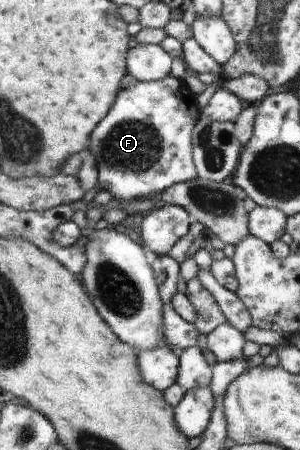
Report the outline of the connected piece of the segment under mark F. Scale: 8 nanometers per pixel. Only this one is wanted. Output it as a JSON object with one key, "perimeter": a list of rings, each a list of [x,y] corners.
{"perimeter":[[[126,75],[117,99],[104,120],[93,131],[93,140],[88,150],[95,159],[98,170],[97,183],[102,191],[108,192],[114,200],[136,201],[154,197],[170,186],[188,181],[197,176],[192,155],[192,130],[201,117],[196,101],[197,95],[182,79],[167,75],[153,82],[141,82]]]}

